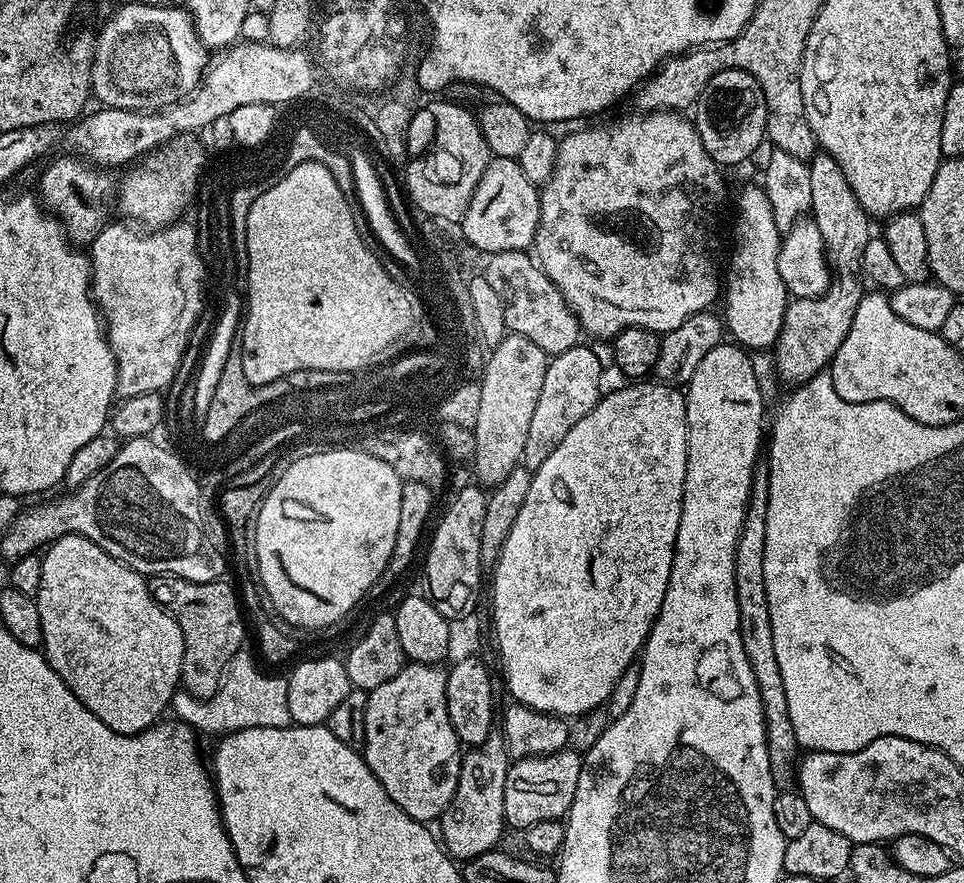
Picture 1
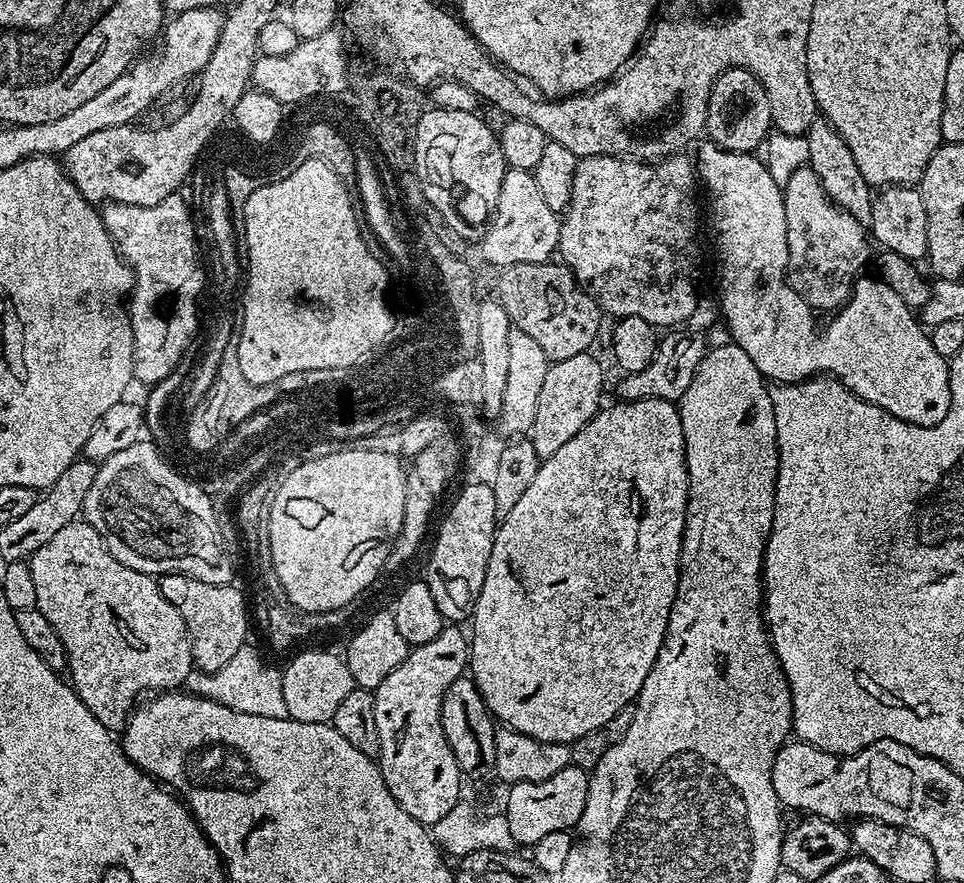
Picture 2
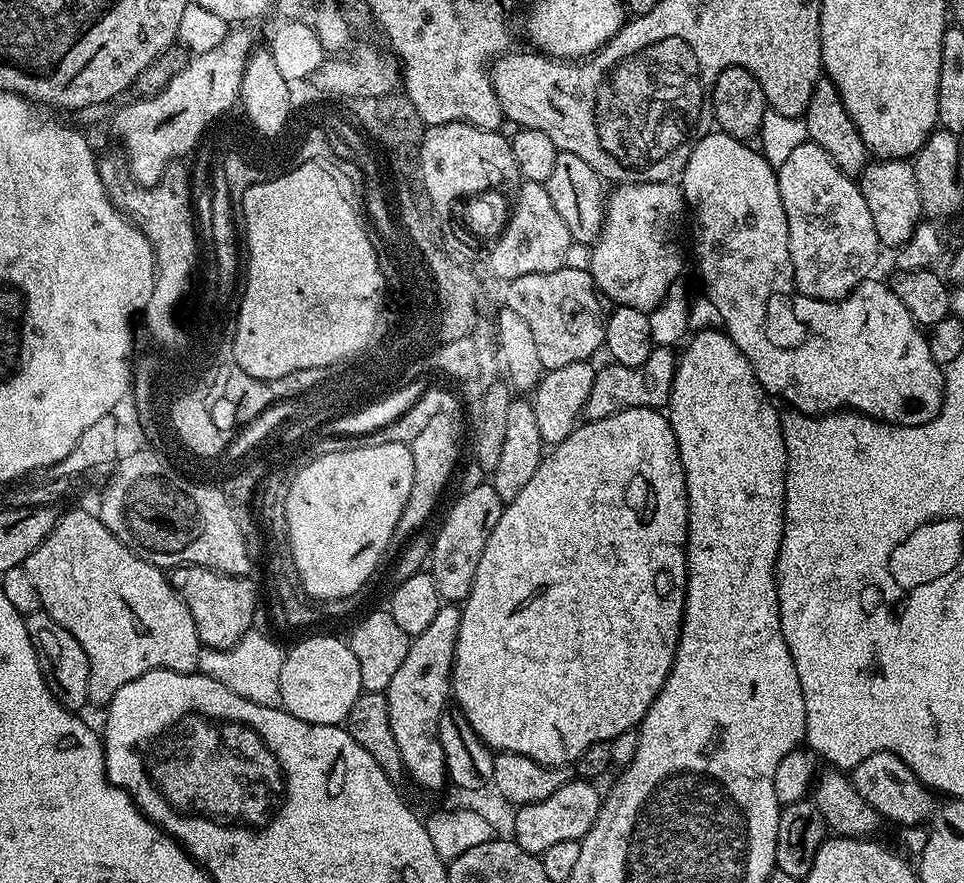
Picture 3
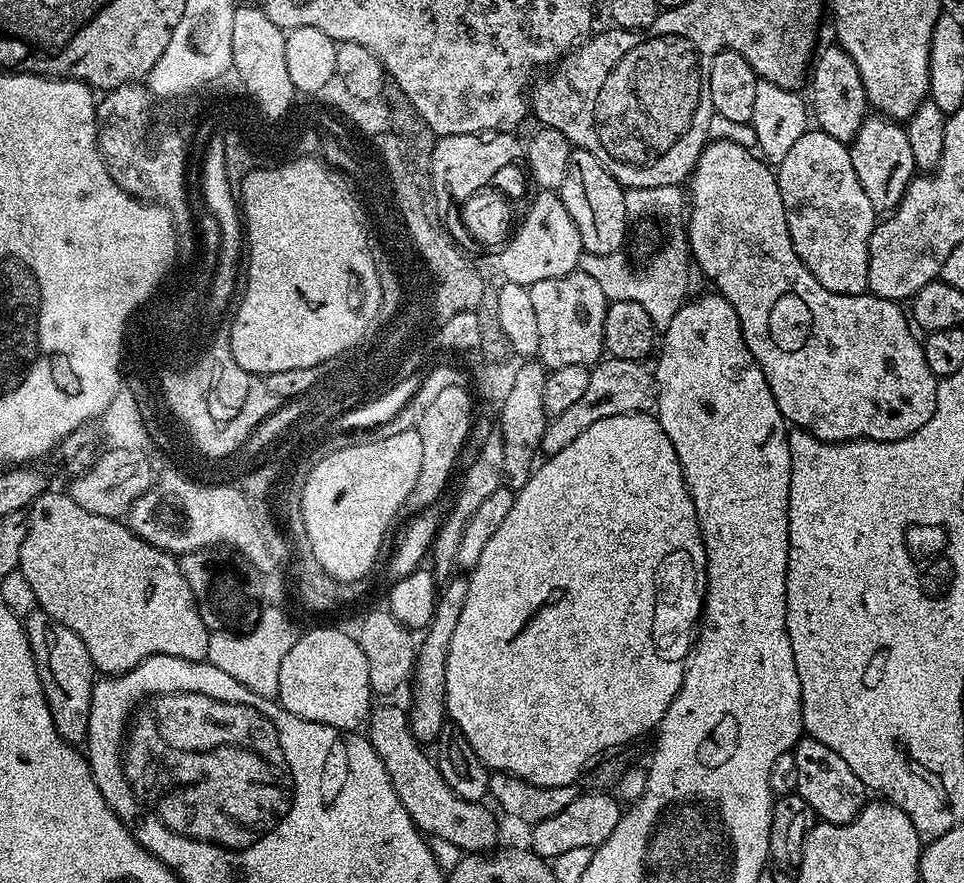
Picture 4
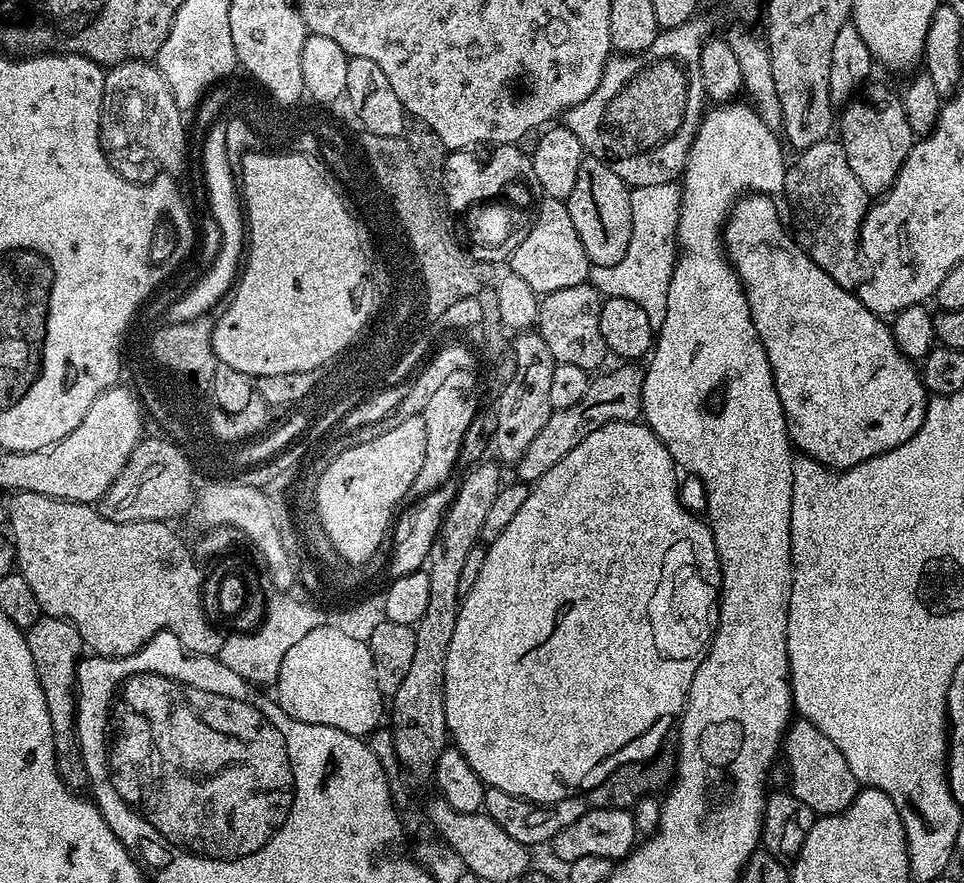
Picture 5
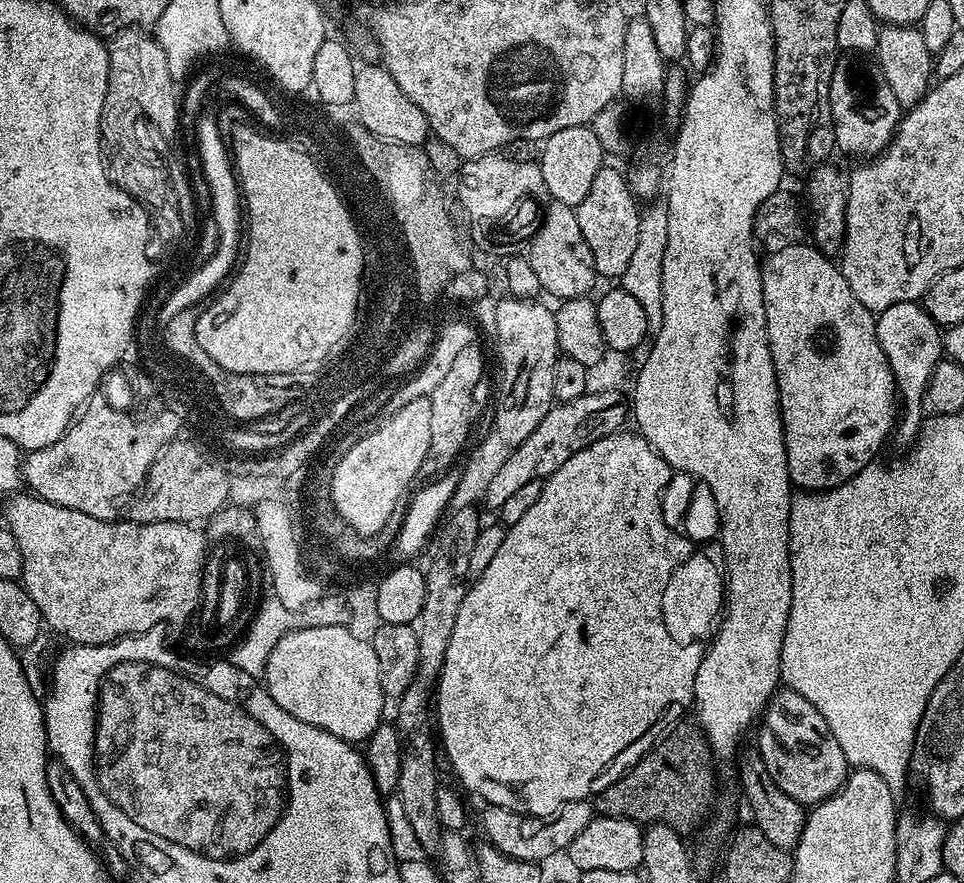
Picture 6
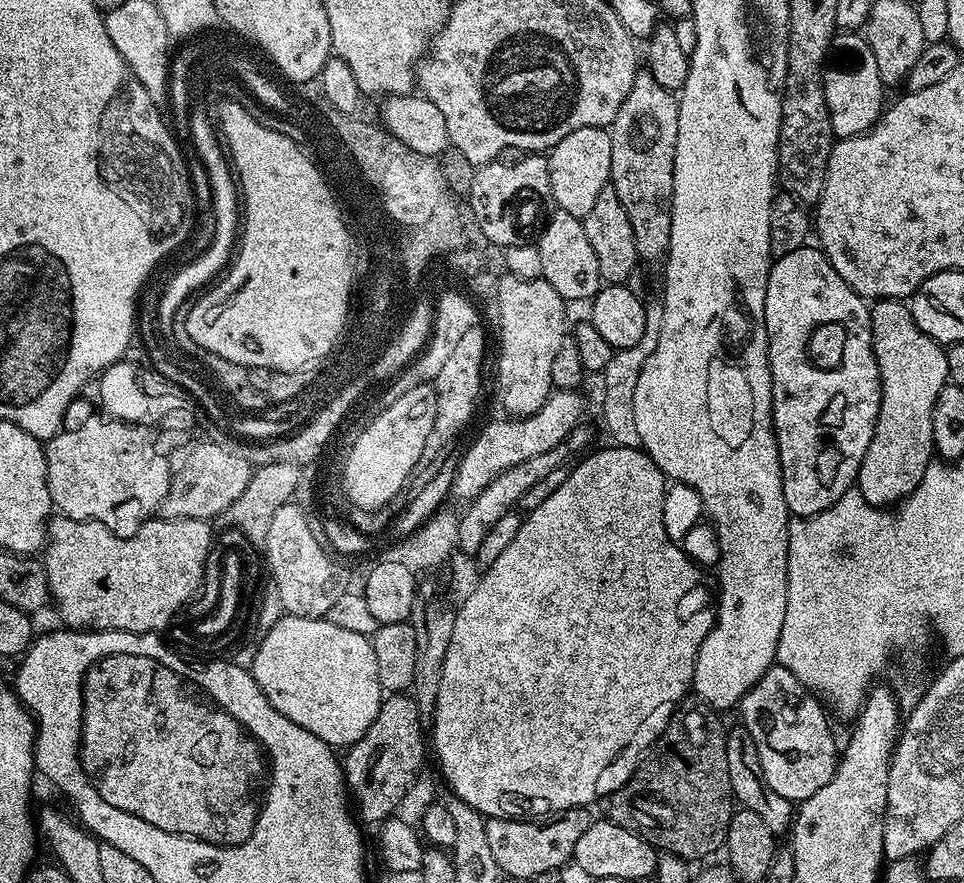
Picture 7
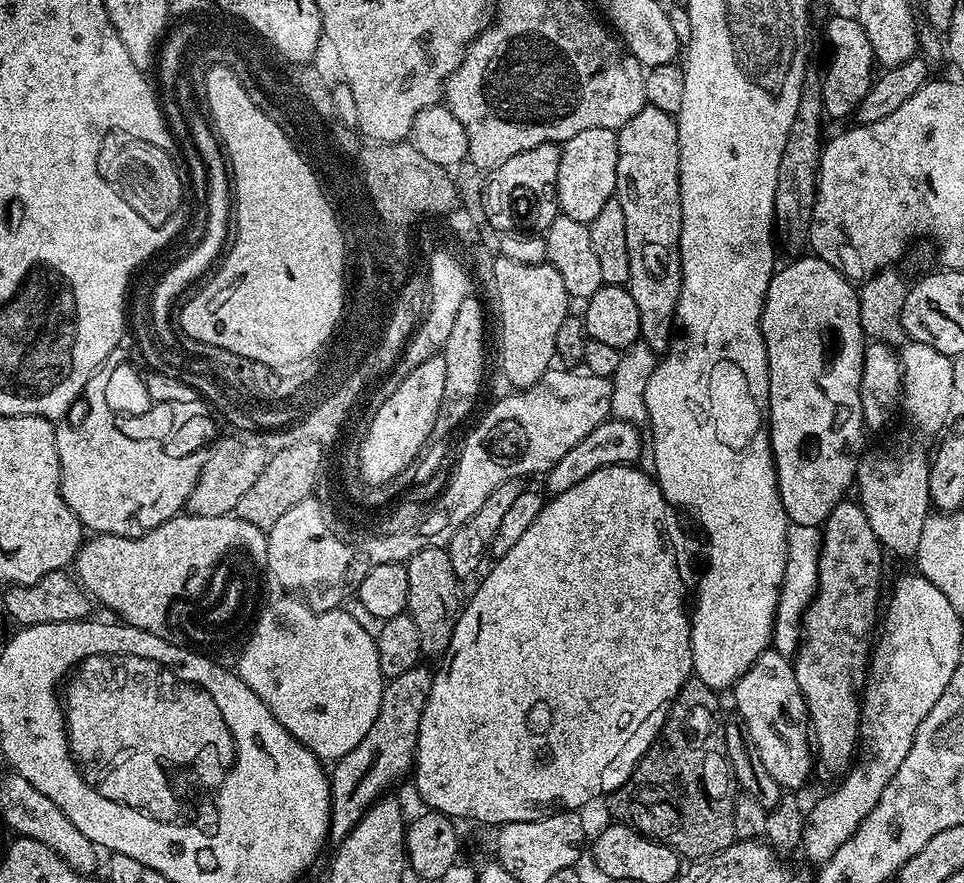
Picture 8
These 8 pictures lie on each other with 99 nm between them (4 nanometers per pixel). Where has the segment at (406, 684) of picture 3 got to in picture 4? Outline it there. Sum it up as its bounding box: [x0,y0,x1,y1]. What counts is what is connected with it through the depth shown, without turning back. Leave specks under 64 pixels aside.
[407,579,467,742]

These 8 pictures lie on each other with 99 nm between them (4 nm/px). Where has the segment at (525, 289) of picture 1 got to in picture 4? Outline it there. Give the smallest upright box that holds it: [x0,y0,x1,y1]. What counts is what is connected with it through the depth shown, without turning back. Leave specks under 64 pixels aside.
[527,271,610,369]

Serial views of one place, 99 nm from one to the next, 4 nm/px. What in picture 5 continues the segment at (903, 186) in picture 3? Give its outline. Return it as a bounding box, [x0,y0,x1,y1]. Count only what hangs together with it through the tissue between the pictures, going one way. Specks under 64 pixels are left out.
[838,84,914,198]

